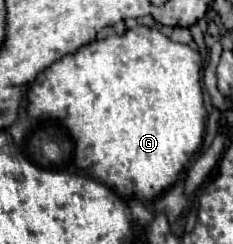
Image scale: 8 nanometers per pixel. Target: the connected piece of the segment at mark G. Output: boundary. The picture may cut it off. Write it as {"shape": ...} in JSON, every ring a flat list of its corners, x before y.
{"shape":[[137,26,133,30,127,30,123,36,109,36,105,40,101,40,101,42,87,44,87,46,79,48,75,54,69,54,69,56,61,58,59,62,55,62,53,66,49,66,29,86,29,108,27,108,27,112,31,116,51,116,51,118,57,118,69,130,69,134,71,134,71,138,75,142,75,164,81,170,85,170,89,176,97,178,99,182,109,184,119,194,125,194,125,196,131,196,133,194,137,200,145,202,145,200,151,200,151,198,159,196,169,186,173,186,179,180,179,176,185,170,185,166,195,156,195,152,199,150,199,146,201,146,207,110,205,110,205,104,203,104,203,94,201,94,201,84,199,84,199,78,201,78,199,76,199,70,201,70,201,56,199,56,197,50,189,48,187,44,171,42,159,30,151,30,151,28,145,28,145,26]]}

